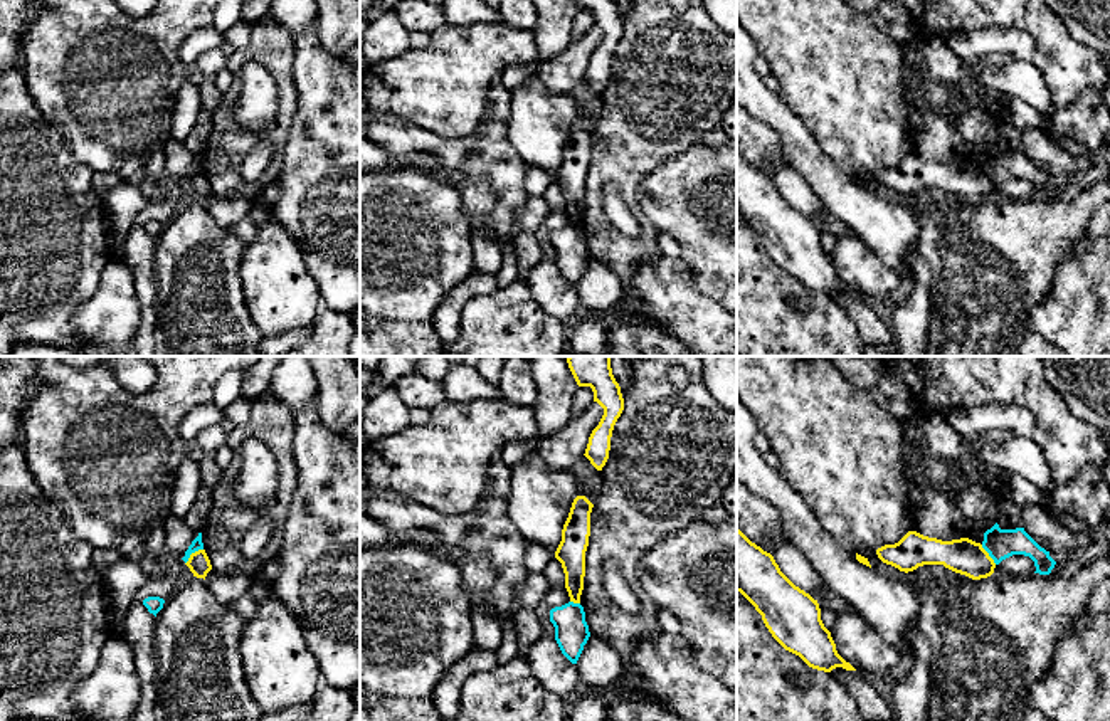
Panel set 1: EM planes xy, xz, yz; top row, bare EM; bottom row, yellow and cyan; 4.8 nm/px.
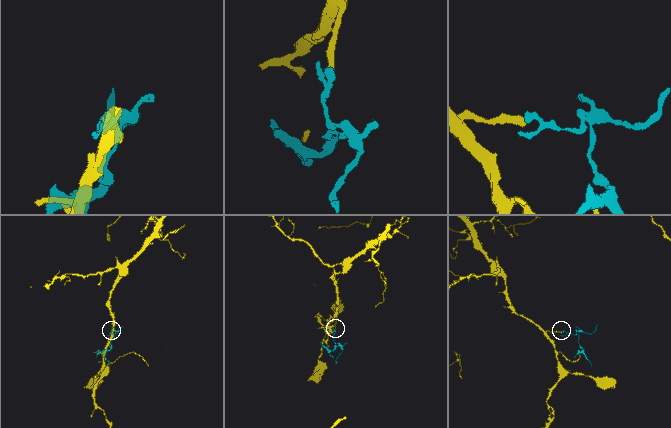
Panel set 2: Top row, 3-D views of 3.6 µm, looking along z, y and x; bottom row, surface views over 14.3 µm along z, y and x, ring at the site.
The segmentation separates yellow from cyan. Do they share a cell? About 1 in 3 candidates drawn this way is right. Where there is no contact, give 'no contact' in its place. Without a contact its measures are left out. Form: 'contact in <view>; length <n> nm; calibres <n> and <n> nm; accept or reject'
contact in xy; length 120 nm; calibres 110 and 50 nm; reject

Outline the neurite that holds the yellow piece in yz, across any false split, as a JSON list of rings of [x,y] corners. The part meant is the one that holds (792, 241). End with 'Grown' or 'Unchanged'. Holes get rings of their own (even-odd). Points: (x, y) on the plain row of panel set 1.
[[[737,151],[737,215],[762,239],[772,261],[789,276],[799,279],[809,291],[831,296],[836,291],[856,294],[836,274],[831,255],[821,244],[817,224],[796,210],[779,192],[774,180],[752,166]]]. Unchanged

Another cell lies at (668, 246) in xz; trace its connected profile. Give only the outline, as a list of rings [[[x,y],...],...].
[[[659,234],[658,235],[658,247],[663,255],[678,259],[681,257],[681,245],[669,235]]]

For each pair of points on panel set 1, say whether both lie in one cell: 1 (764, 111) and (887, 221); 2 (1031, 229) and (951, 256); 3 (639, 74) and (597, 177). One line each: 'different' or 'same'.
1: same
2: same
3: same

